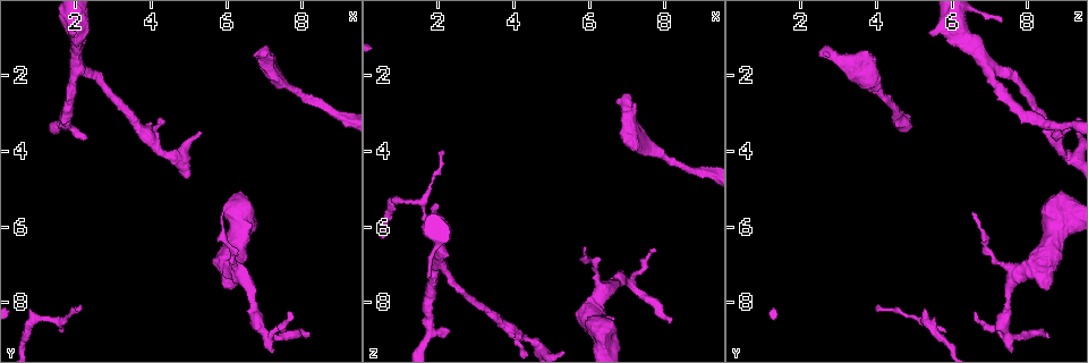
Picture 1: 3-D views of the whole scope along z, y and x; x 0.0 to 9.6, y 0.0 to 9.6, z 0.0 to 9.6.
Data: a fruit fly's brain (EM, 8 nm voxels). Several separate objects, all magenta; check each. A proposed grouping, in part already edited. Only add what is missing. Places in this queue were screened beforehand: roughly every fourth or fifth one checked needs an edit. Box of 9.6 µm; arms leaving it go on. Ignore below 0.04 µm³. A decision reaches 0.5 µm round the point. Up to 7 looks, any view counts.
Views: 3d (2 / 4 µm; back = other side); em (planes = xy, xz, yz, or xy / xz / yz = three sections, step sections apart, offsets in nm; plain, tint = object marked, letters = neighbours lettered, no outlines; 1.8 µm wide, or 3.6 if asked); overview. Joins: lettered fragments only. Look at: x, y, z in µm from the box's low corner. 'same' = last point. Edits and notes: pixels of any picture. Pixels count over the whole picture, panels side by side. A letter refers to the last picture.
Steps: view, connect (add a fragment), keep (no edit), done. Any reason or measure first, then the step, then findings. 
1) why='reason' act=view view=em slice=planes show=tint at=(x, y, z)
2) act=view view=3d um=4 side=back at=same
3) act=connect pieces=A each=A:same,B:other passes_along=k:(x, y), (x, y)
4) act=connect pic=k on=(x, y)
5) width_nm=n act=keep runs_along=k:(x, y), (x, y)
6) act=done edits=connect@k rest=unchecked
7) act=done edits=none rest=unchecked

why='an open end' act=view view=em slice=planes show=letters at=(6.90, 1.40, 2.50)

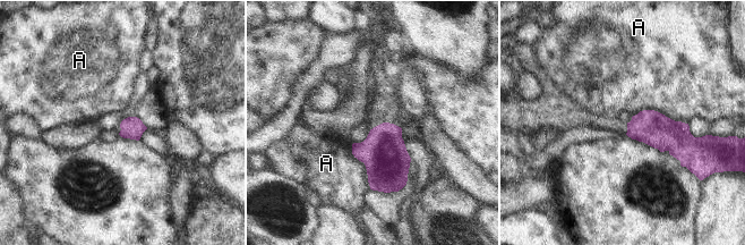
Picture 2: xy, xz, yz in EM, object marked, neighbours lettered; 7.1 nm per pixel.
act=keep each=A:other border=2:(633, 115), (657, 110), (687, 124) found='none of them fits'

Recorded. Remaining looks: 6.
why='free end' act=view view=3d um=2 at=(2.35, 3.60, 8.80)

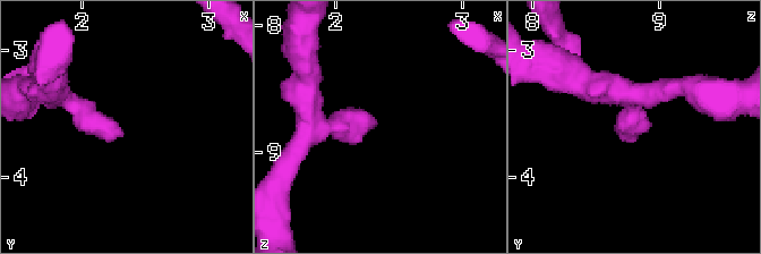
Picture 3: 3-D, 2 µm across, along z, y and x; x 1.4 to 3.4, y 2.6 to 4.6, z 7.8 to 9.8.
act=view view=em slice=xz step=4 show=tint at=(2.34, 3.66, 8.76)

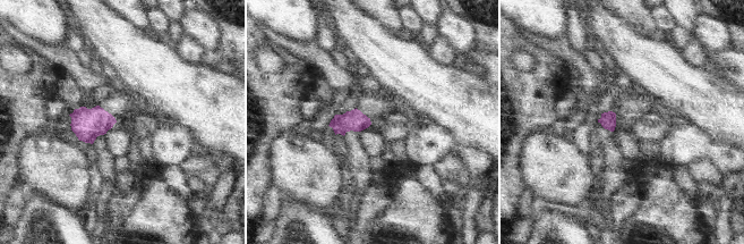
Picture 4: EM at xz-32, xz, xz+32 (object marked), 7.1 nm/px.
act=view view=em slice=planes show=letters at=same

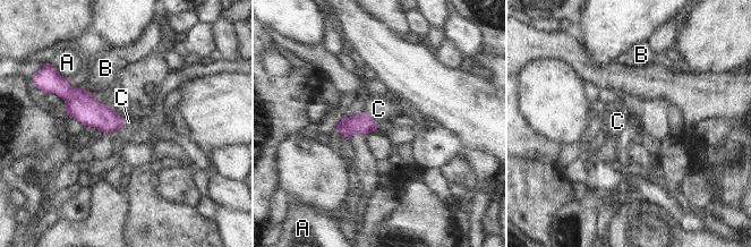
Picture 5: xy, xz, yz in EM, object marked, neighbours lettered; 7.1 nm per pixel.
act=connect pieces=C each=A:other,B:other,C:same passes_along=5:(361, 124), (369, 117), (378, 109) found='it goes on there'

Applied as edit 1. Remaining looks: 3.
why='an open end' act=view view=em slice=xy step=16 show=letters at=(7.65, 8.25, 6.65)

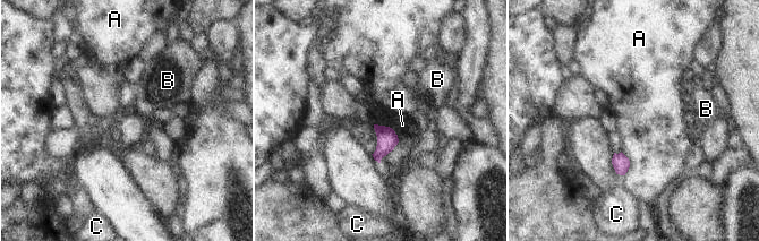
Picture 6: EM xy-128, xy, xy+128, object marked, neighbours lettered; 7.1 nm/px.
longest_contact=A:180nm act=keep each=A:other,B:other,C:other border=6:(375, 123), (389, 126), (397, 135) found='none of them fits'

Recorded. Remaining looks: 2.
act=done edits=connect@5 rest=unchecked

